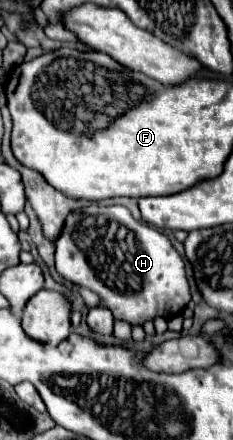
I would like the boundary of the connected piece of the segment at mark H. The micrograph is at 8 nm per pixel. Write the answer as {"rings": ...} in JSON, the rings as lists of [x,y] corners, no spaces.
{"rings":[[[88,205],[84,209],[76,209],[66,217],[64,229],[56,241],[56,271],[68,281],[92,289],[102,297],[102,307],[110,307],[114,319],[124,319],[130,325],[142,325],[154,317],[178,315],[190,301],[190,285],[186,279],[186,267],[174,245],[166,235],[156,231],[154,227],[136,221],[130,211],[122,205],[100,207]]]}

